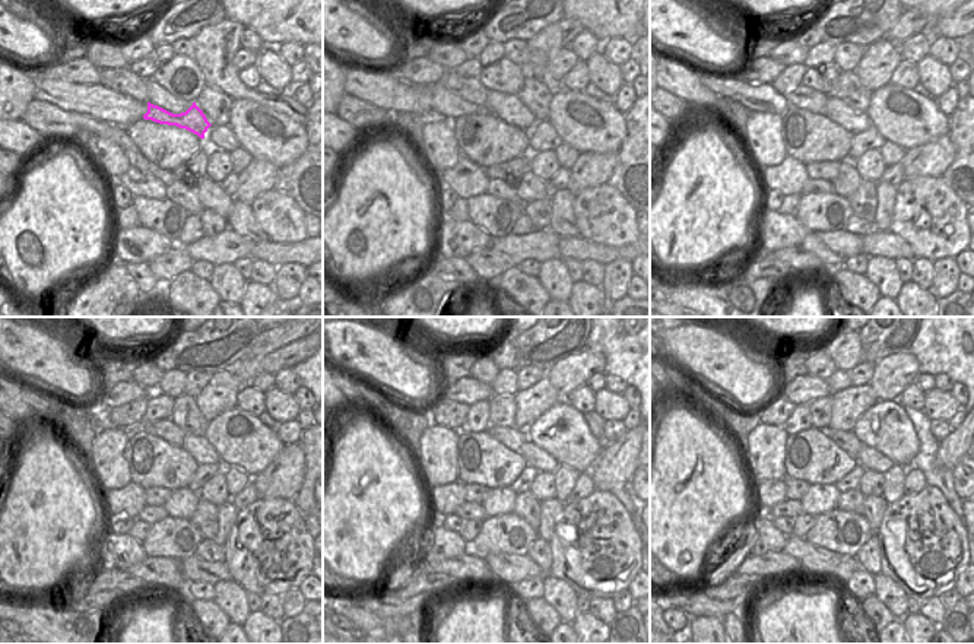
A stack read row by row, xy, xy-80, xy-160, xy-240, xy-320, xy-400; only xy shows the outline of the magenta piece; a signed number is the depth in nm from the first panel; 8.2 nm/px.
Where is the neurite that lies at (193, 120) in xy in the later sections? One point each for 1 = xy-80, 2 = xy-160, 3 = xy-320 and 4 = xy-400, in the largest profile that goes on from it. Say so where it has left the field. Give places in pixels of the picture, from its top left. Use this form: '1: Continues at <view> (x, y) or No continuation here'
1: Continues at xy-80 (446, 102)
2: Continues at xy-160 (757, 97)
3: Continues at xy-320 (352, 393)
4: Continues at xy-400 (679, 392).

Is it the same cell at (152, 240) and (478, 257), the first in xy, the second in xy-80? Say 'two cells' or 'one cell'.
two cells

